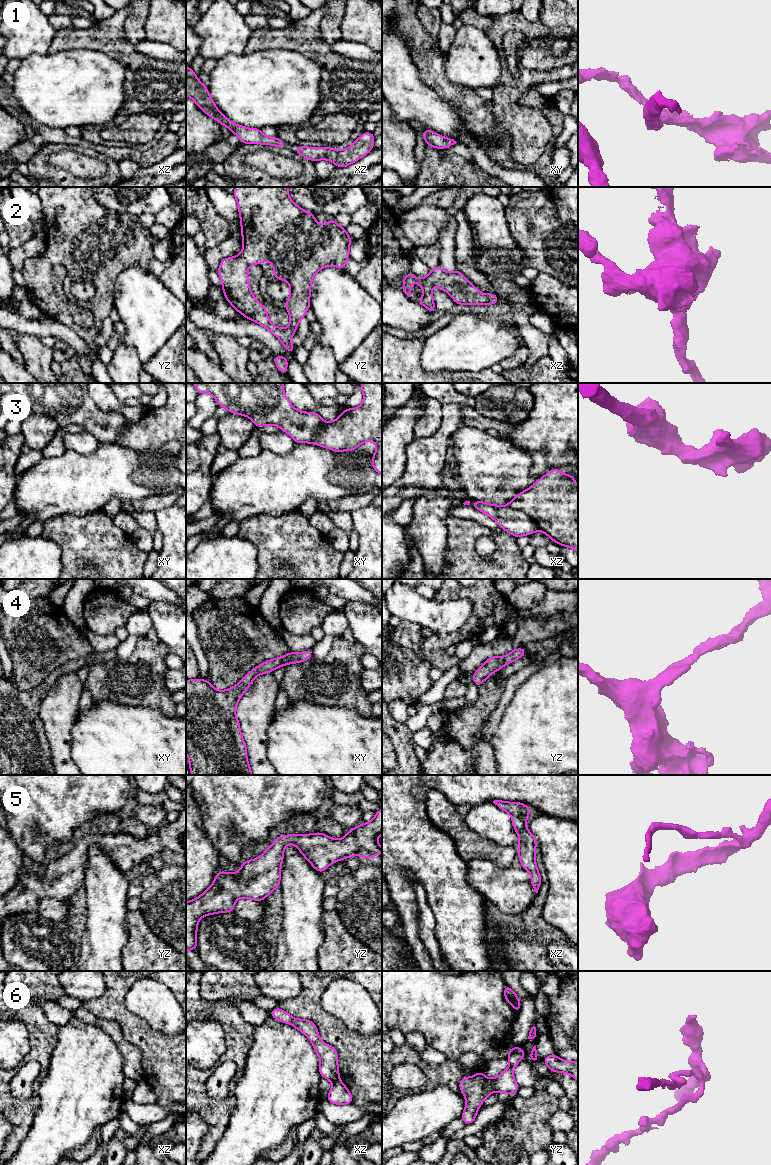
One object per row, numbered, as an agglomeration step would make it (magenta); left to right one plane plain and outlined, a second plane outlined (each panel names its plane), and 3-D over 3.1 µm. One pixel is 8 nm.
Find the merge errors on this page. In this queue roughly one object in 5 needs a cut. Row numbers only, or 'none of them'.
3, 6

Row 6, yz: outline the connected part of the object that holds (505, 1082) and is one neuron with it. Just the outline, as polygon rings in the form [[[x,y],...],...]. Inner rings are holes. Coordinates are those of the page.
[[[522,1047],[509,1048],[507,1057],[509,1067],[499,1076],[492,1079],[492,1087],[495,1092],[508,1093],[513,1095],[519,1090],[519,1086],[514,1079],[513,1068],[524,1058],[524,1049]]]

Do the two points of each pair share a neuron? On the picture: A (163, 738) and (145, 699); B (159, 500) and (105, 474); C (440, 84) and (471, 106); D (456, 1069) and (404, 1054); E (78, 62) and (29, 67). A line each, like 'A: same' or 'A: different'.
A: different
B: different
C: same
D: same
E: same

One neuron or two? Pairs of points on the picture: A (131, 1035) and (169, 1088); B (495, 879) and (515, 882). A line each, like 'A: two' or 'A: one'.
A: one
B: one

